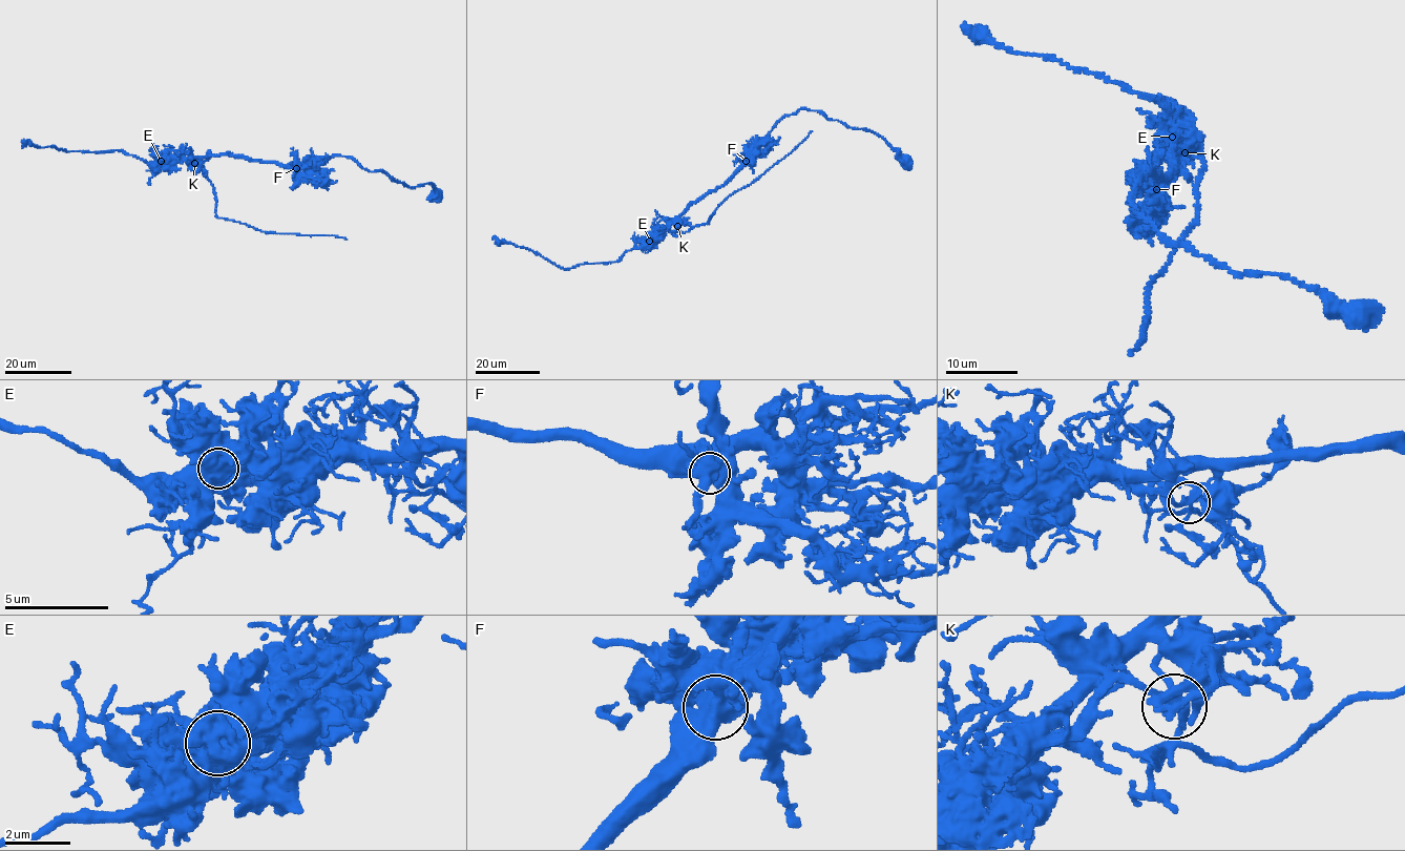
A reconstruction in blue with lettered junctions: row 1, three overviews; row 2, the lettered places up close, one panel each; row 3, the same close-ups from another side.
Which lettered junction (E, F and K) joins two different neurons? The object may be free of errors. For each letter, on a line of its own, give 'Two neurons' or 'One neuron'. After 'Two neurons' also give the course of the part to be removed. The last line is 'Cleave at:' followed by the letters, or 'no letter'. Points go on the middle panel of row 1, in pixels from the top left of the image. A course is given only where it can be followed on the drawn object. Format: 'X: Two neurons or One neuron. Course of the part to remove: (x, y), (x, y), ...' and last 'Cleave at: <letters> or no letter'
E: Two neurons. Course of the part to remove: (648, 241), (671, 224), (677, 226), (675, 231), (683, 232), (709, 224), (731, 194), (785, 158), (812, 130)
F: One neuron
K: One neuron
Cleave at: E

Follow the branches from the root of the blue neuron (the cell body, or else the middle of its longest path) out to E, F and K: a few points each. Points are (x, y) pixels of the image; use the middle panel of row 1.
E: (907, 161), (869, 130), (847, 126), (817, 110), (799, 109), (778, 122), (729, 180), (689, 204), (648, 241)
F: (907, 161), (873, 131), (853, 128), (806, 108), (799, 109), (778, 122), (754, 156), (748, 156), (746, 161)
K: (907, 161), (869, 130), (799, 109), (778, 122), (729, 180), (689, 204), (677, 215), (677, 226)

